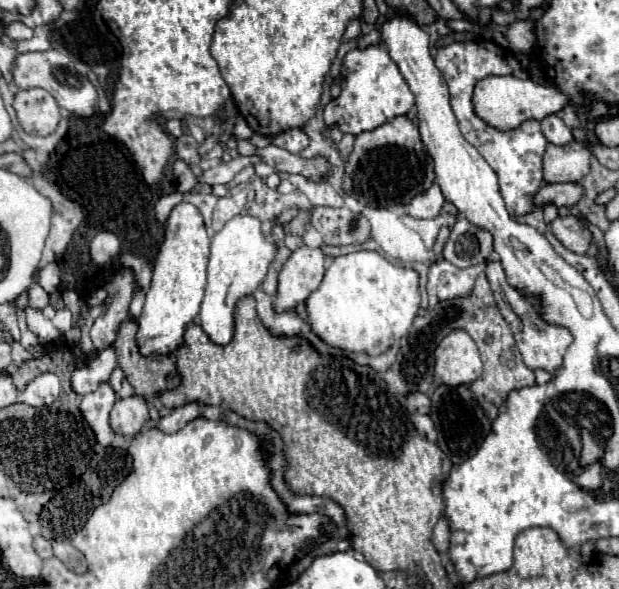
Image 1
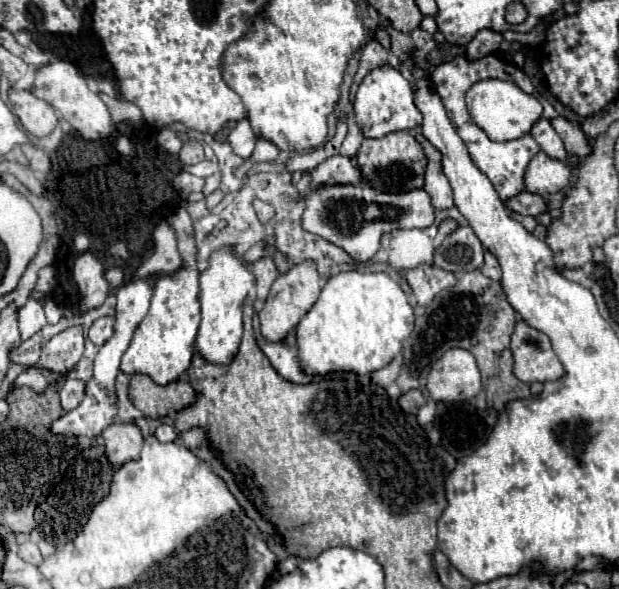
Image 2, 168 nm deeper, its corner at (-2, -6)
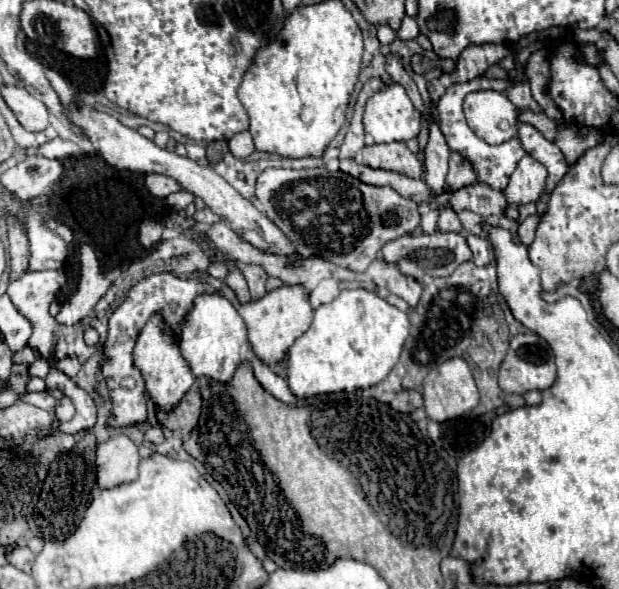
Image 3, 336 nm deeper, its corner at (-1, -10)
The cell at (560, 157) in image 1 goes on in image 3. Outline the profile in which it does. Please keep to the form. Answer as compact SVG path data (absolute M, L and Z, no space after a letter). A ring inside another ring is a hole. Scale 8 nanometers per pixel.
M524 156L512 172L508 188L504 188L506 202L512 206L536 202L544 192L546 176L548 172L538 160L532 160L532 156Z

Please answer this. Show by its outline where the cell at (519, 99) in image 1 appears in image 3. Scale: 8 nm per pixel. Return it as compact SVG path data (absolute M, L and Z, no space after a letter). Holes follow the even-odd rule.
M472 92L464 100L468 126L488 144L502 144L516 136L518 108L502 92Z

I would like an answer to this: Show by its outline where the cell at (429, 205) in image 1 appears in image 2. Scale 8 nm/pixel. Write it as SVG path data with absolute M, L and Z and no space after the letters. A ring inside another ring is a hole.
M323 186L305 198L307 208L303 212L303 228L323 236L325 240L341 246L357 262L367 262L379 250L379 240L385 232L395 228L427 228L435 220L435 208L431 196L425 190L411 190L405 194L383 194L369 186Z

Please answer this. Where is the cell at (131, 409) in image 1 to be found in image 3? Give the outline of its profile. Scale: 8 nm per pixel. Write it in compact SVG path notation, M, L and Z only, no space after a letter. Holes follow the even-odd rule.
M124 434L98 444L96 482L98 488L114 488L136 480L140 454L138 446Z

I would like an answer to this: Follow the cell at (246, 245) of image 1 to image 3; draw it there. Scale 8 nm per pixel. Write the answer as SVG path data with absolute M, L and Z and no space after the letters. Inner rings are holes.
M202 294L196 298L192 312L186 316L184 328L182 328L182 342L180 350L182 356L192 370L196 378L212 378L216 382L228 384L236 372L236 368L242 364L240 360L240 348L246 340L244 320L222 294Z

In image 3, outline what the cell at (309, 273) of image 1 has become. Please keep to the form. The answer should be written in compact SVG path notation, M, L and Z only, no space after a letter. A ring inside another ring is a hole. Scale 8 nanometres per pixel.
M280 286L260 300L238 304L236 310L248 326L248 342L254 354L264 364L280 362L286 356L288 348L294 344L294 340L308 330L314 316L314 310L310 308L308 296L302 286Z

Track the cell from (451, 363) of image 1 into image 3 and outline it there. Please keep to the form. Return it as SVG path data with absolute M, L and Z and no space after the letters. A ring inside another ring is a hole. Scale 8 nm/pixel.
M452 358L446 360L444 364L436 366L426 378L424 378L424 410L430 420L434 422L444 422L444 420L454 420L456 416L462 416L464 412L472 410L478 406L478 388L474 384L474 376L462 358Z

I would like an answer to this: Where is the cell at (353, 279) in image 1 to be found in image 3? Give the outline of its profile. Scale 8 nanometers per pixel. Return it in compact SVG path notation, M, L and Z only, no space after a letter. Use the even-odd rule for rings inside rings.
M364 288L342 290L340 296L328 304L322 304L314 312L310 328L294 342L288 350L288 386L296 398L310 398L330 392L352 392L360 388L370 388L382 382L400 358L404 340L408 336L410 322L406 312L390 306L378 294Z

